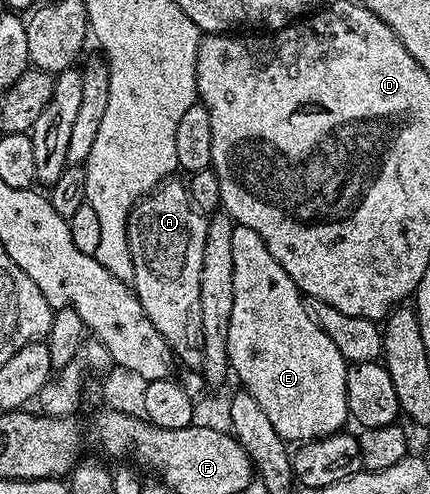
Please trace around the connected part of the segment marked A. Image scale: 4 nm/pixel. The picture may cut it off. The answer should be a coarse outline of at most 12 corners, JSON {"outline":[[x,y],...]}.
{"outline":[[168,179],[127,219],[143,312],[203,366],[208,217]]}

